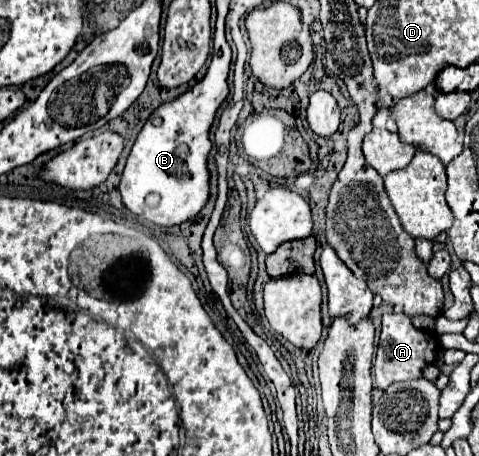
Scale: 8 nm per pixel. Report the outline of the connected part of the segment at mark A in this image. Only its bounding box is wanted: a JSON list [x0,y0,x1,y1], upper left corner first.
[372,314,438,390]

